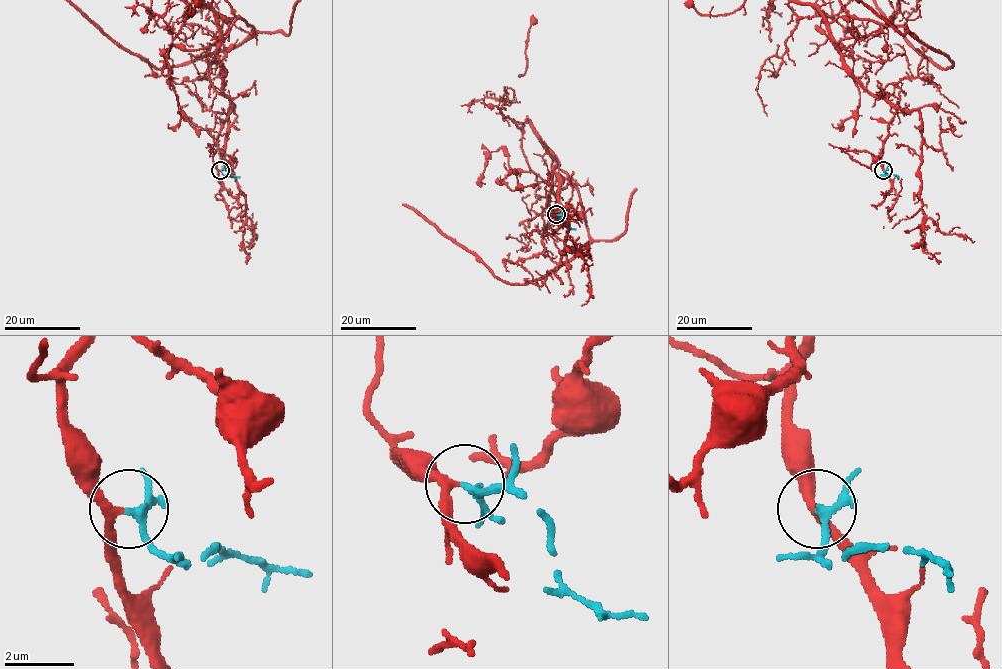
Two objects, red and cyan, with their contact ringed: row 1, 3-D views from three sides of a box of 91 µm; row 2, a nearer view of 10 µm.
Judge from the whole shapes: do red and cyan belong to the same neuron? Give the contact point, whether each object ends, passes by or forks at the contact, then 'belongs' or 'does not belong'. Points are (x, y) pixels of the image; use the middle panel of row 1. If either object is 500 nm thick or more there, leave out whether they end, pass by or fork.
at (556, 214); red passes by; cyan forks there; belongs

